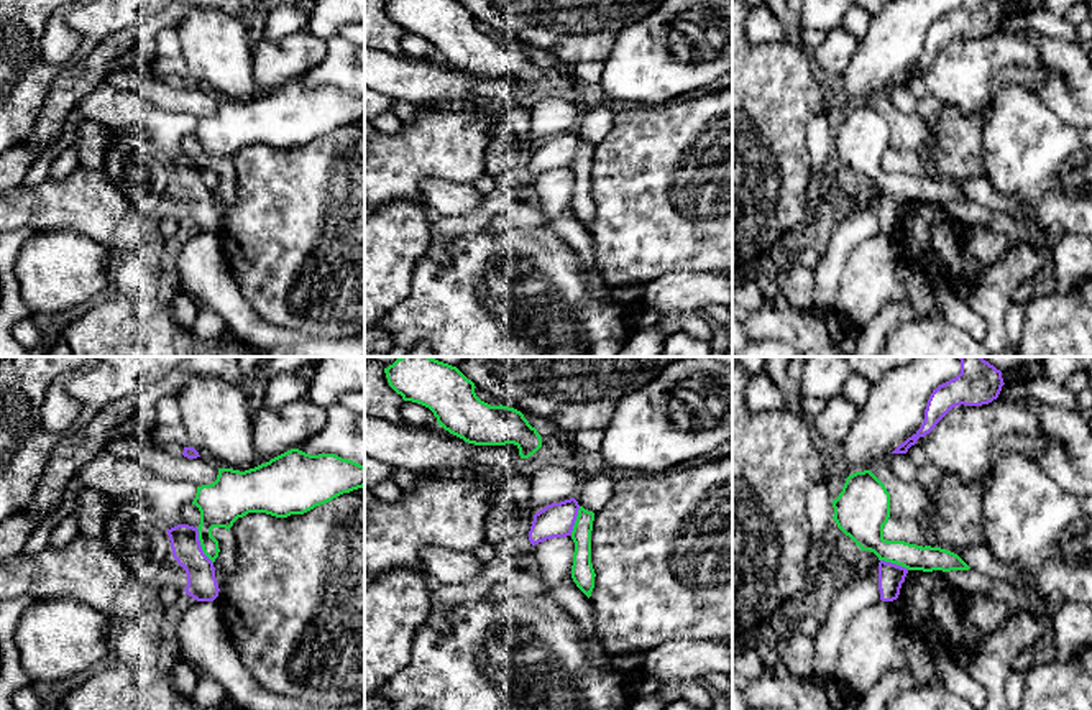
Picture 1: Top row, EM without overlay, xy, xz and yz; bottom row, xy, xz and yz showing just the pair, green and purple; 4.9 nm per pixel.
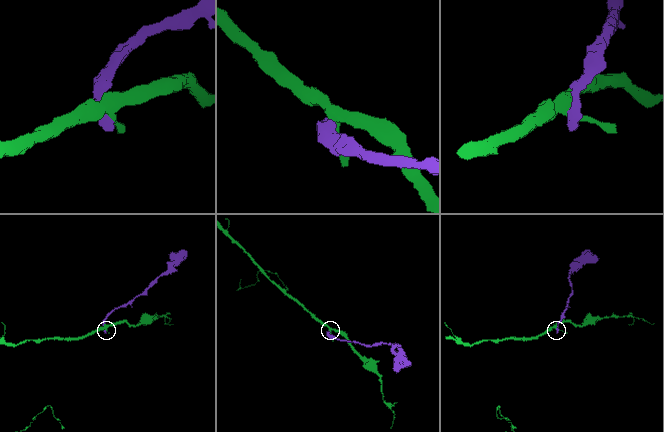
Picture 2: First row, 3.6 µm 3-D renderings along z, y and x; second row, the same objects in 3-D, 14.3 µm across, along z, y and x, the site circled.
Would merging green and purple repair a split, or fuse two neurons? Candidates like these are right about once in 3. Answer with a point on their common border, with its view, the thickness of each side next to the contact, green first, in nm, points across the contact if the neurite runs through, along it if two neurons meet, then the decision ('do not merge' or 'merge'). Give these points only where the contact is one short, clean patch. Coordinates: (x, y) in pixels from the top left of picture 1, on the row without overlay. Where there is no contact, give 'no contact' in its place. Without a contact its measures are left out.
contact xy (201, 176); calibres 220 and 150 nm; border xy (196, 160), (201, 181), (212, 194); do not merge

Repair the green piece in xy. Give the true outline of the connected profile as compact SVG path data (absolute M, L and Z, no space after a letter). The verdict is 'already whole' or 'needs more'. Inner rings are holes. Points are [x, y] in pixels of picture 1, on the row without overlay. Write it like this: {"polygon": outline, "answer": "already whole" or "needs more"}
{"polygon": "M299 81L245 104L218 100L217 112L197 118L192 133L200 143L197 161L202 182L215 194L220 181L212 161L230 163L233 154L248 145L276 150L304 146L363 118L363 97L335 85L310 87Z", "answer": "already whole"}

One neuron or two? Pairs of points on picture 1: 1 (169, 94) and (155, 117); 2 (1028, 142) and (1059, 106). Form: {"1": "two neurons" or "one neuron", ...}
{"1": "two neurons", "2": "two neurons"}

